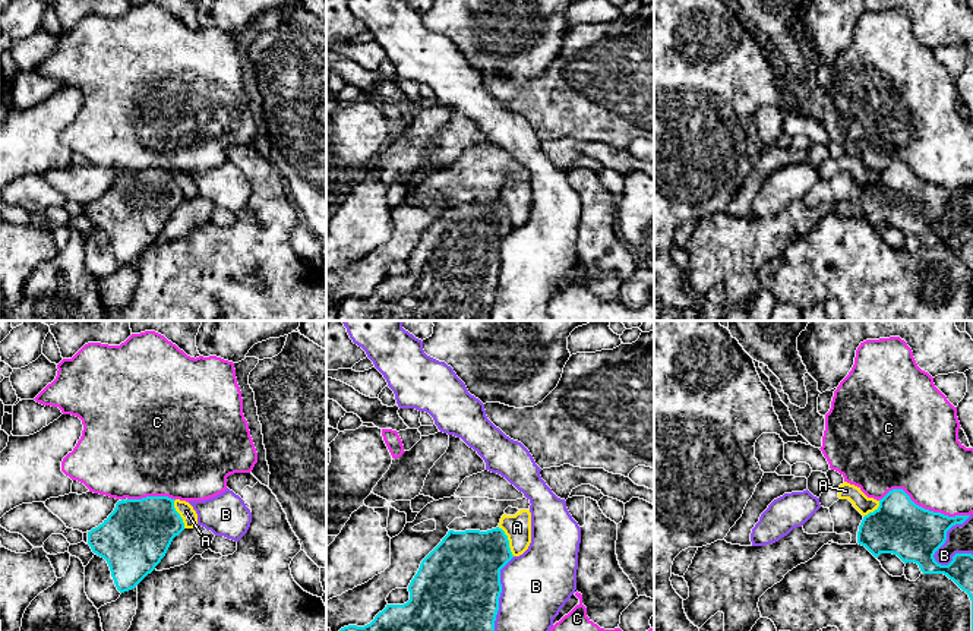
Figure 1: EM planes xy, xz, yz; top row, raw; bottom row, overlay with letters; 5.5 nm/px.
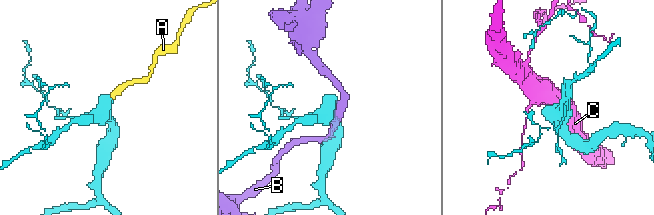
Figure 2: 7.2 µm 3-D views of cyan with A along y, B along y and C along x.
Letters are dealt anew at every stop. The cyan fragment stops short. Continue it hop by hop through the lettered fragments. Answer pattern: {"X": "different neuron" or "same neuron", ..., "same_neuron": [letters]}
{"A": "different neuron", "B": "different neuron", "C": "different neuron", "same_neuron": []}

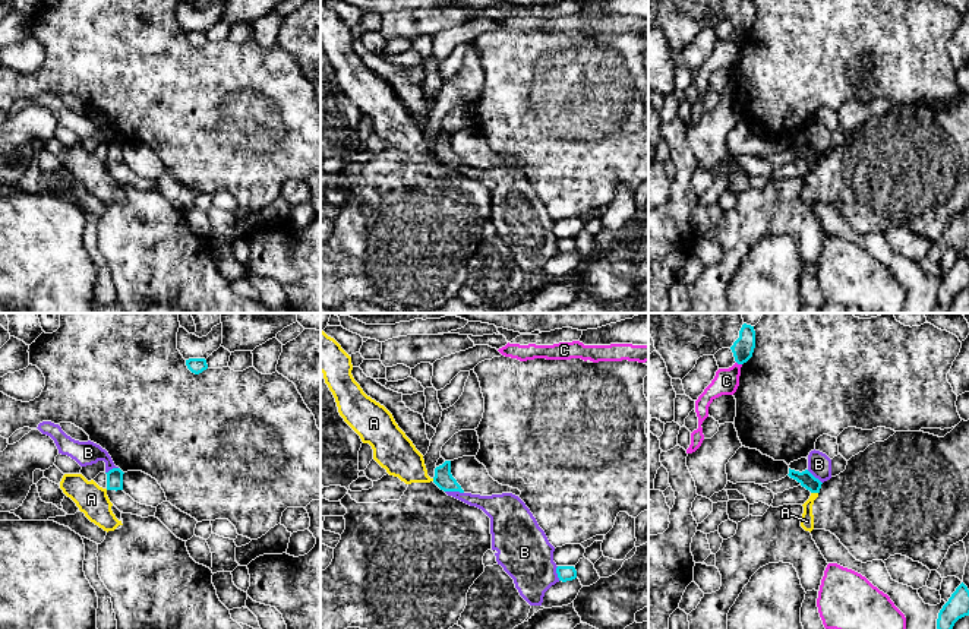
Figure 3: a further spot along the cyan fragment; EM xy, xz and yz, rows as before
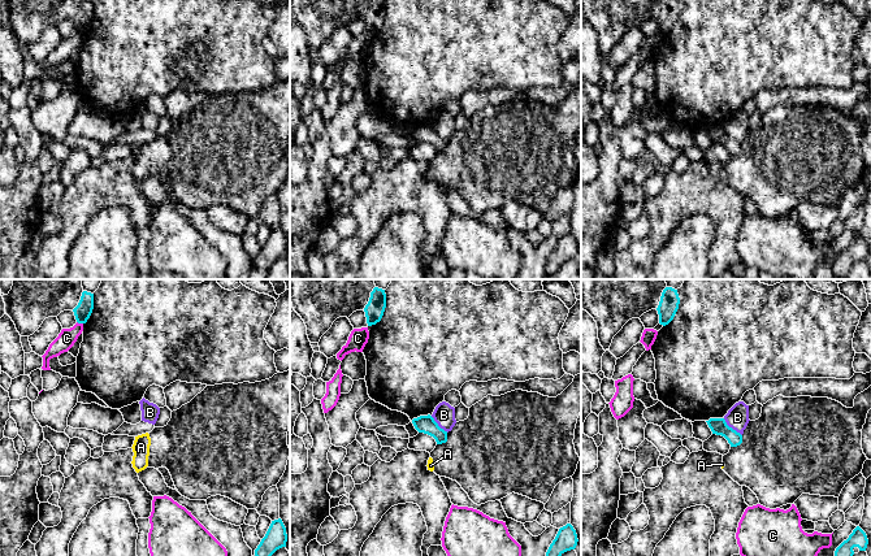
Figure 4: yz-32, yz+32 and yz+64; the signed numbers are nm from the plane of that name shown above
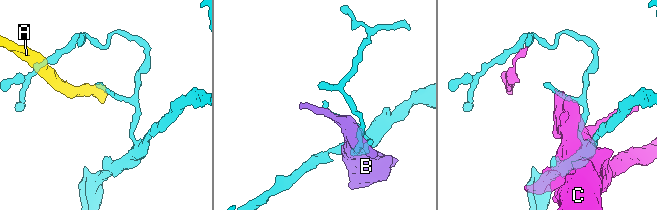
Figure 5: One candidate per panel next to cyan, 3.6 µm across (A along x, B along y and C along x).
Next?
{"A": "different neuron", "B": "different neuron", "C": "different neuron", "same_neuron": []}

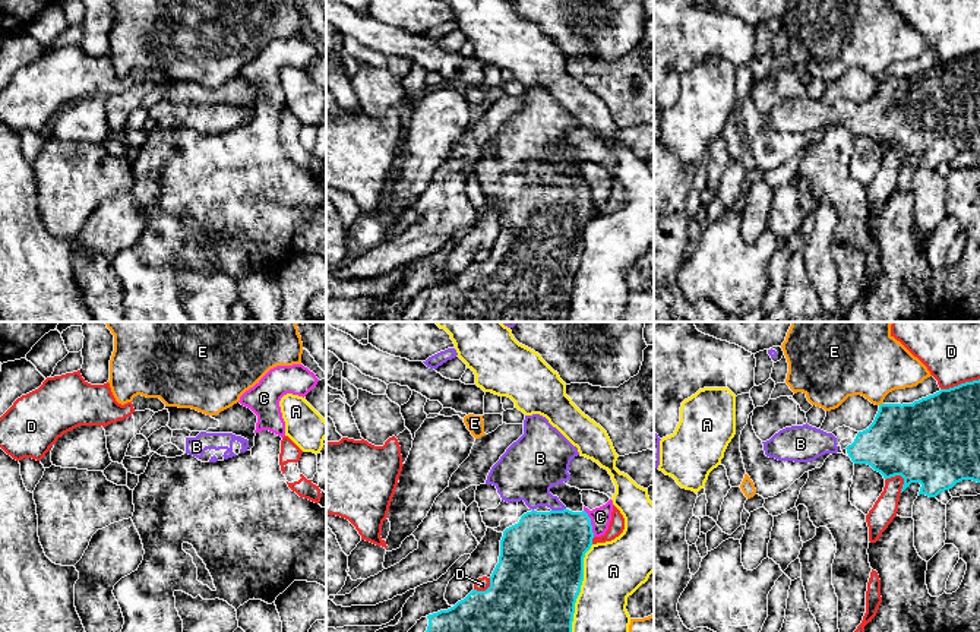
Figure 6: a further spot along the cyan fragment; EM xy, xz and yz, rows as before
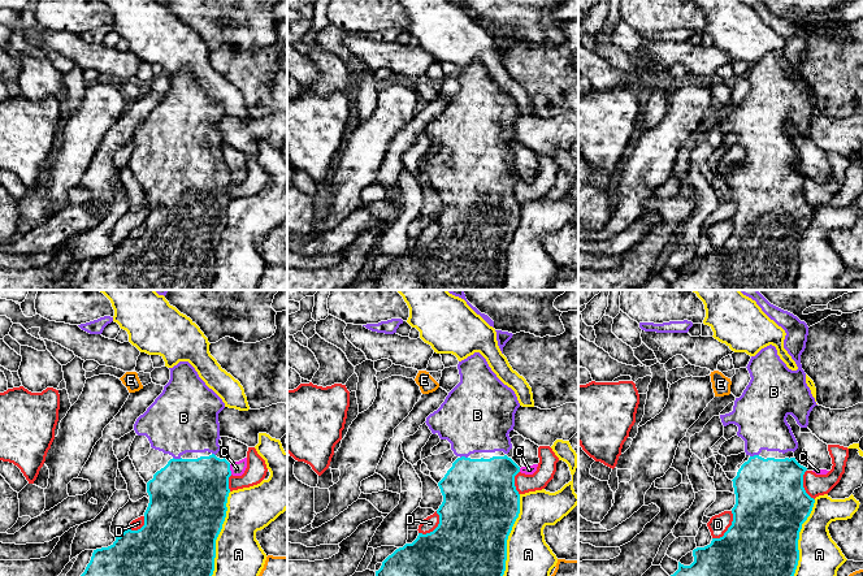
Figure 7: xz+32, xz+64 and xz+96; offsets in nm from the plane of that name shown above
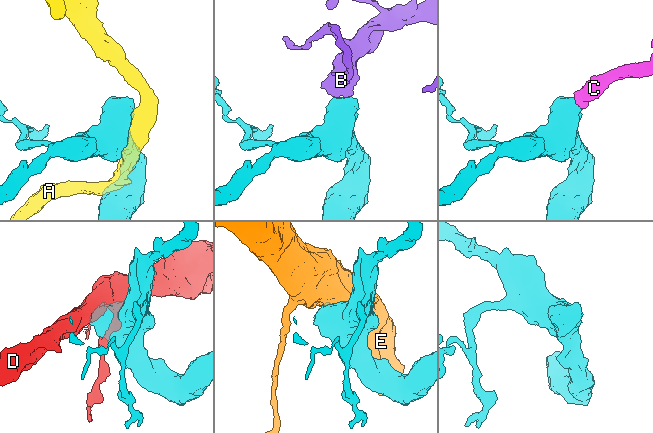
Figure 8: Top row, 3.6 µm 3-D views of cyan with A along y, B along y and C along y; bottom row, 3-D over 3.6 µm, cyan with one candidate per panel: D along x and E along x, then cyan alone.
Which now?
{"A": "different neuron", "B": "same neuron", "C": "different neuron", "D": "different neuron", "E": "different neuron", "same_neuron": ["B"]}

